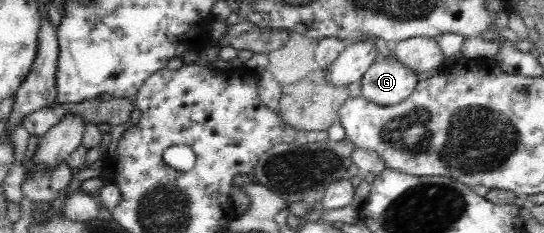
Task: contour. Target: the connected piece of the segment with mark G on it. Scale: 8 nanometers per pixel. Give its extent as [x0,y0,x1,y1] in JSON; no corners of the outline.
[361,54,419,106]

